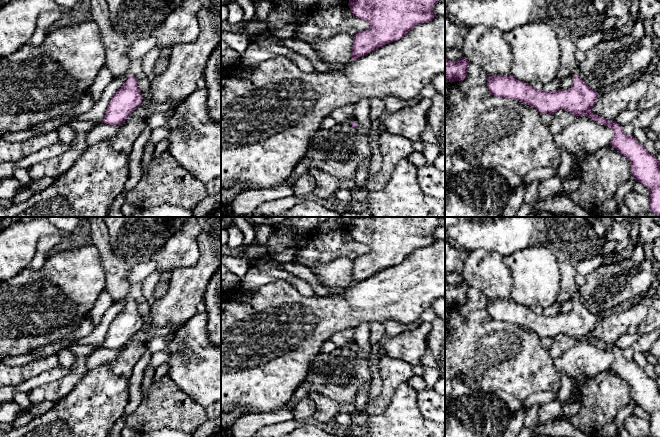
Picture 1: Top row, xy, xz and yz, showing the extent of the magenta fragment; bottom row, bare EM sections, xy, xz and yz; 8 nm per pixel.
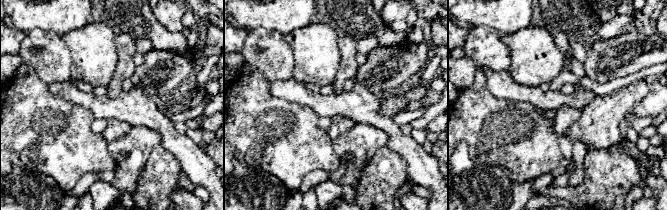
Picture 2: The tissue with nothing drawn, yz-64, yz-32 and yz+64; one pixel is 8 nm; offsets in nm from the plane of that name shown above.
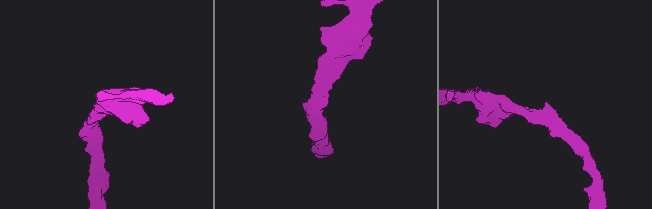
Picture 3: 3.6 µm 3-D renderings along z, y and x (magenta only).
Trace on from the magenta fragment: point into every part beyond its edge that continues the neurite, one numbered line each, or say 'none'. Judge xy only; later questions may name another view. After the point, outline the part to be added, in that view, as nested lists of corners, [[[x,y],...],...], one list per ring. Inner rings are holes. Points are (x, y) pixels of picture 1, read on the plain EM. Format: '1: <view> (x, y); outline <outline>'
1: xy (136, 291); outline [[[136,283],[132,286],[130,290],[129,299],[136,301],[141,296],[142,296],[142,283]]]

